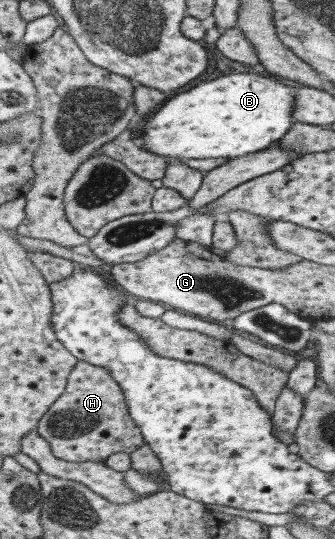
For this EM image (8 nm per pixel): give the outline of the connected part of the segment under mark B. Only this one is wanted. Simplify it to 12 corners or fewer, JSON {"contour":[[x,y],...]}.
{"contour":[[232,73],[161,103],[137,145],[232,159],[290,124],[294,90]]}

